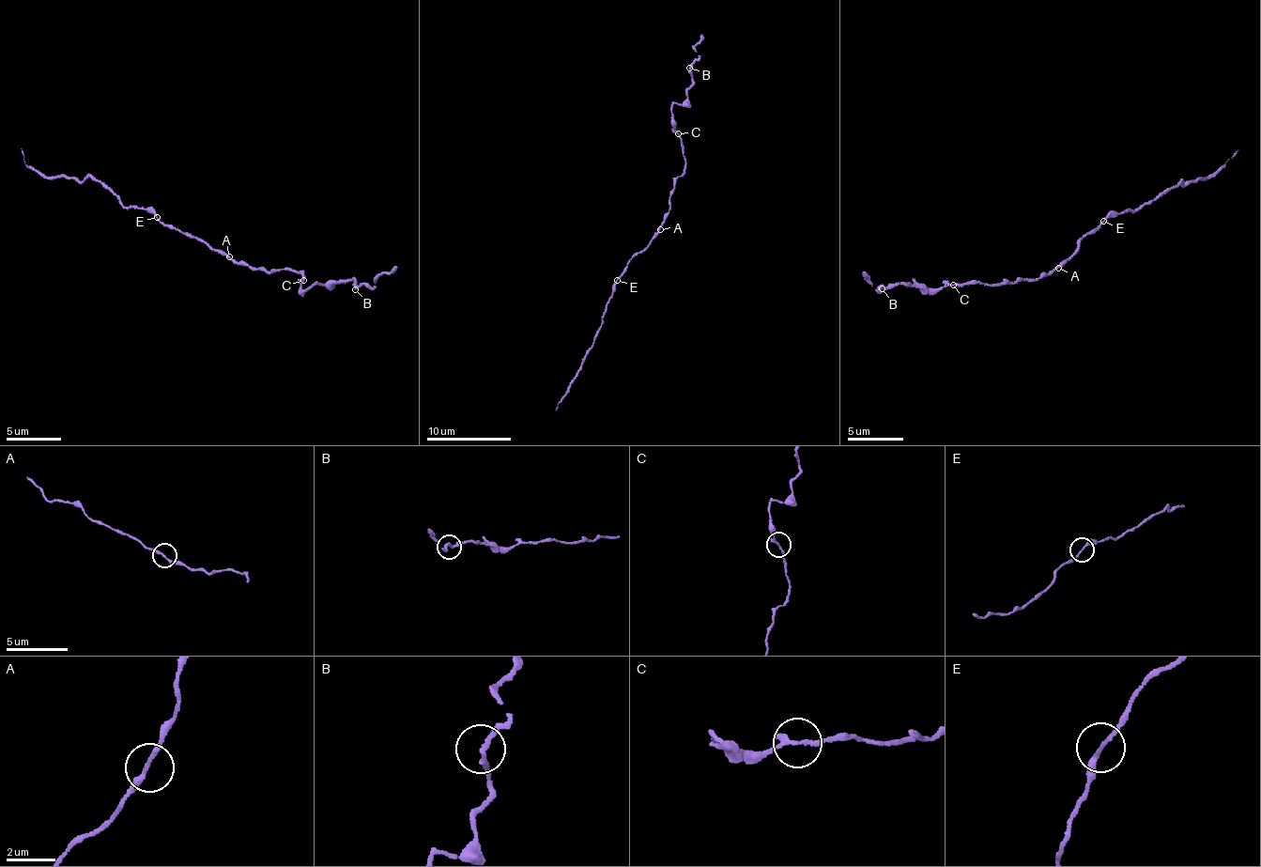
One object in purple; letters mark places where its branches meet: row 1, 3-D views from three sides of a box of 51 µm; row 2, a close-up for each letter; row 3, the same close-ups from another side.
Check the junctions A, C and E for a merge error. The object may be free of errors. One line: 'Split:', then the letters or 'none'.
Split: none

